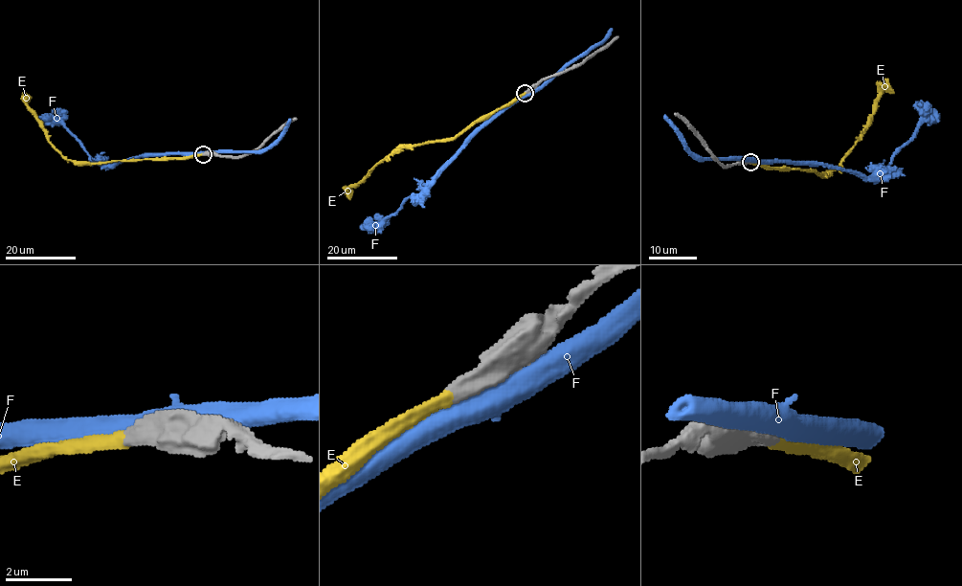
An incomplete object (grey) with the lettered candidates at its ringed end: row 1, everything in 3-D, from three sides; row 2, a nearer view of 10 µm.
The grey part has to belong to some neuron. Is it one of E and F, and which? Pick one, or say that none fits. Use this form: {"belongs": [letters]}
{"belongs": ["E"]}

